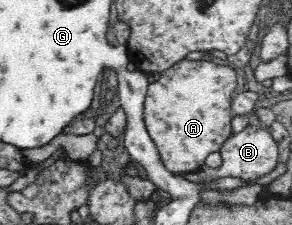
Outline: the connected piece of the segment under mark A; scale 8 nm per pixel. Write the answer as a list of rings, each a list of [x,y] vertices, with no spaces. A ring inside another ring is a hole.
[[[183,58],[169,69],[162,71],[160,77],[148,84],[144,99],[143,121],[156,145],[161,164],[173,175],[185,176],[205,172],[206,157],[218,152],[222,143],[232,134],[231,102],[233,89],[237,87],[235,71],[227,66],[219,66],[209,60],[191,60]]]

